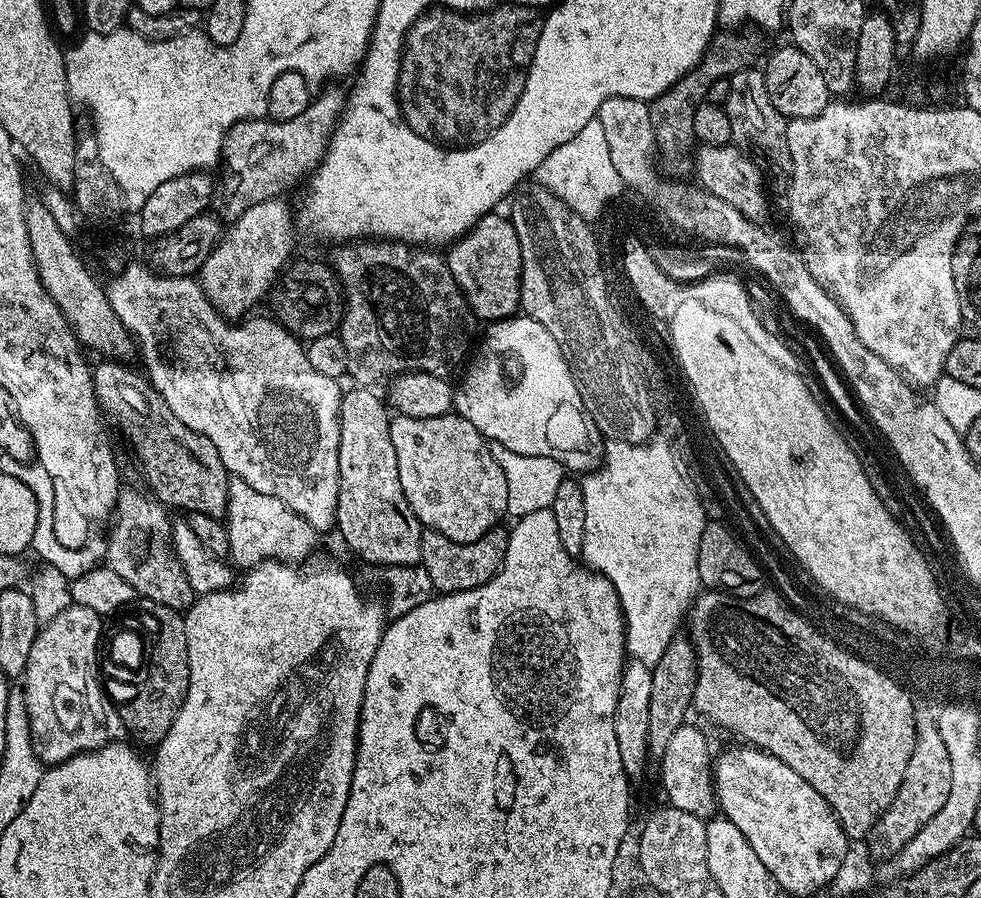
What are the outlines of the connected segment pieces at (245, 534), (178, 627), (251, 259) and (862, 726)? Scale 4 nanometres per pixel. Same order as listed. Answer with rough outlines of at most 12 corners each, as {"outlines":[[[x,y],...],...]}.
{"outlines":[[[228,482],[230,560],[307,561],[314,526],[286,502]],[[170,606],[125,733],[166,738],[190,686],[186,622]],[[277,198],[231,221],[198,273],[239,321],[289,263],[294,212]],[[704,590],[695,711],[863,841],[916,745],[909,689],[780,592]]]}

